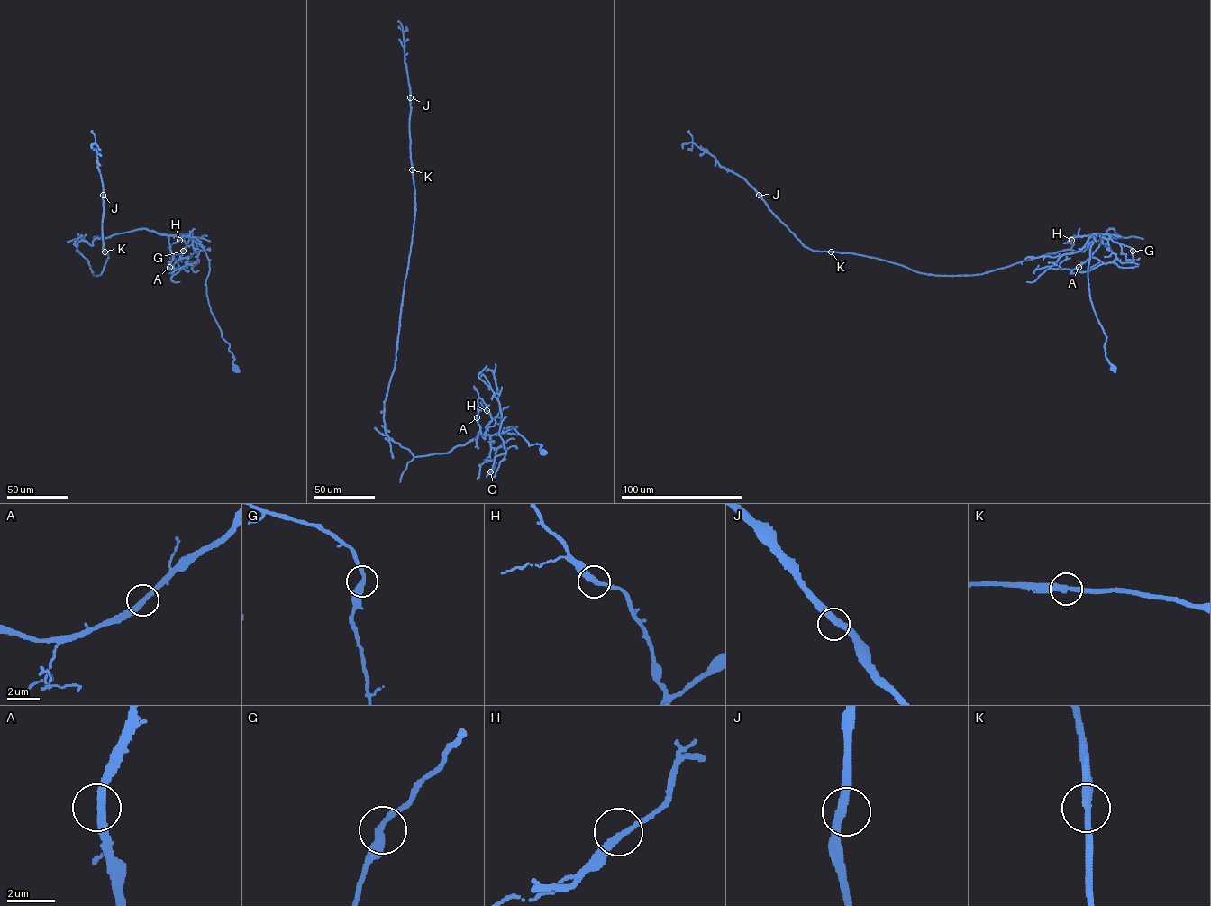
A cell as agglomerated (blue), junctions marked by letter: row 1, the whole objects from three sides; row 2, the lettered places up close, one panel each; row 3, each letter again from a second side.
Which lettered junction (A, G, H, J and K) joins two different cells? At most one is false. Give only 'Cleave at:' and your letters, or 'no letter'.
Cleave at: no letter

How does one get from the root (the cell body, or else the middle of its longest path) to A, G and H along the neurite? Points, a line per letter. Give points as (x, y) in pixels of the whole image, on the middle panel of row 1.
A: (541, 452), (516, 426), (476, 440), (477, 417)
G: (541, 452), (540, 444), (528, 444), (513, 427), (516, 426), (492, 434), (490, 446), (496, 451), (490, 471)
H: (541, 452), (540, 444), (528, 444), (513, 427), (516, 426), (487, 434), (491, 418), (487, 410)

